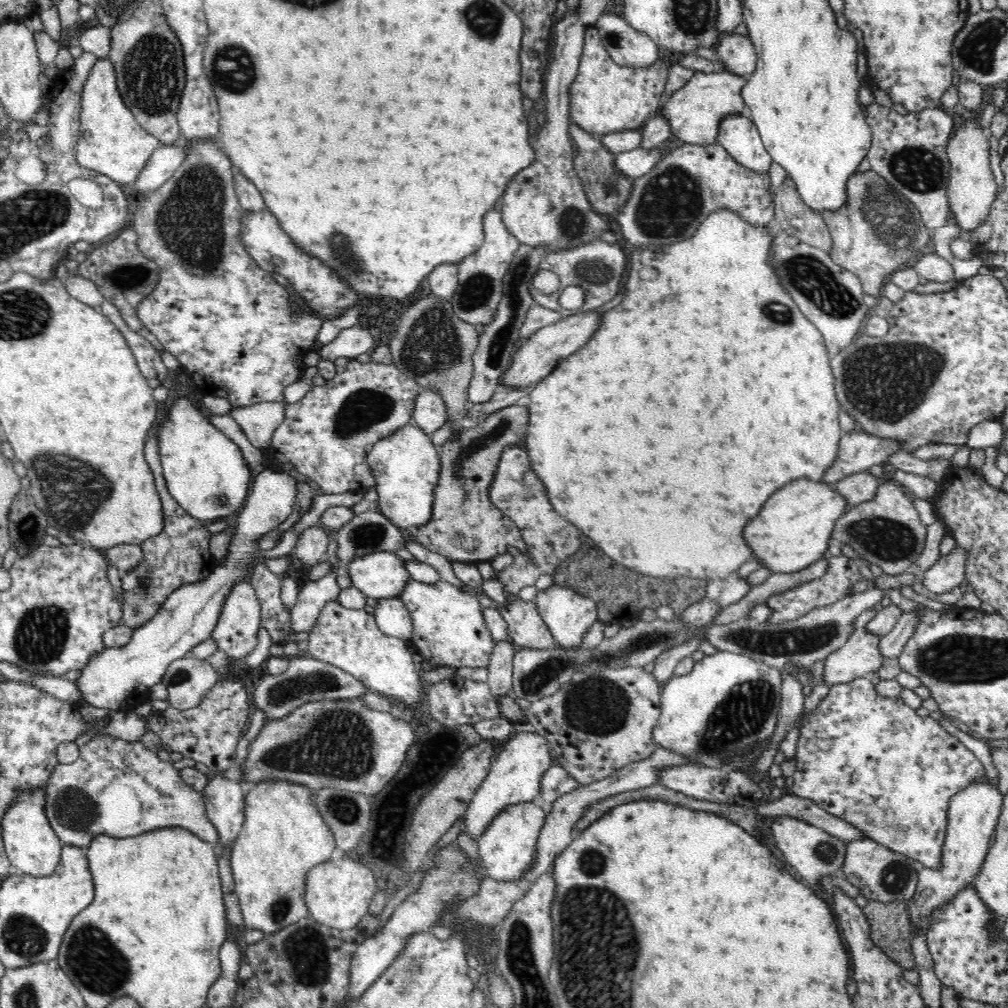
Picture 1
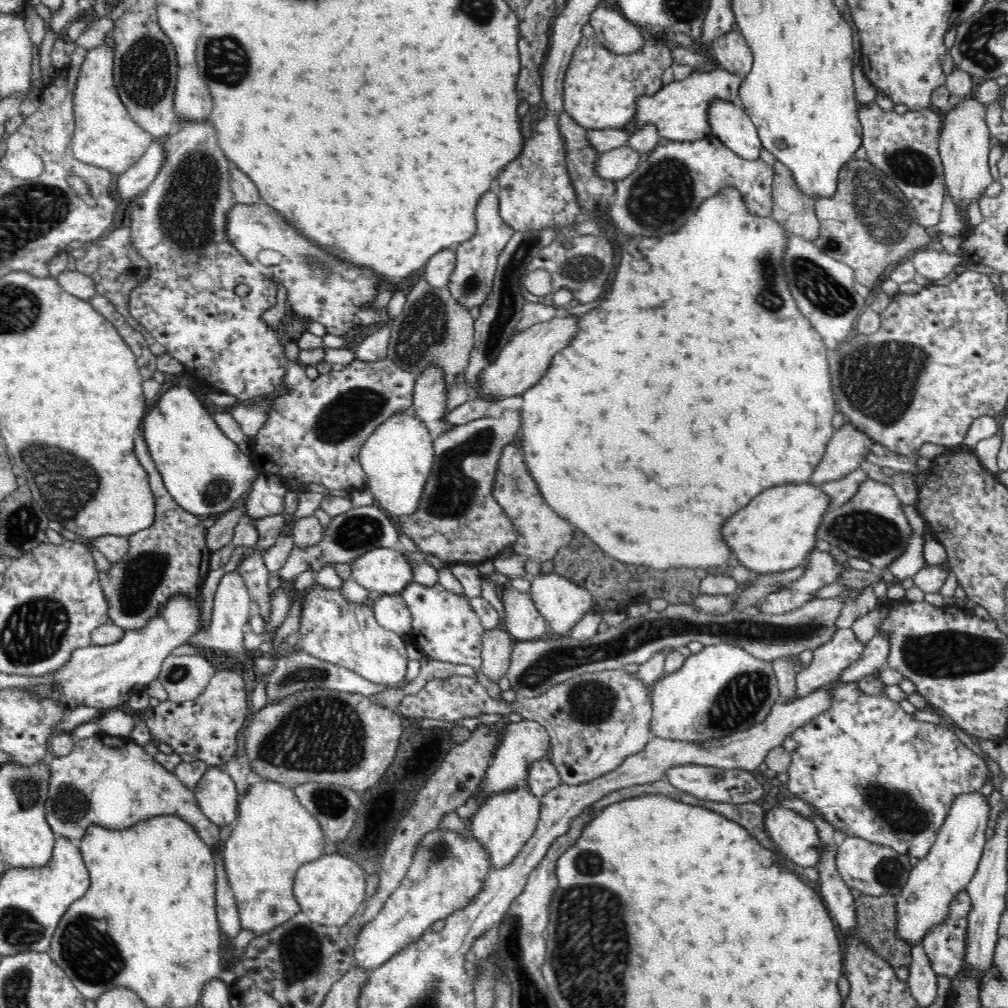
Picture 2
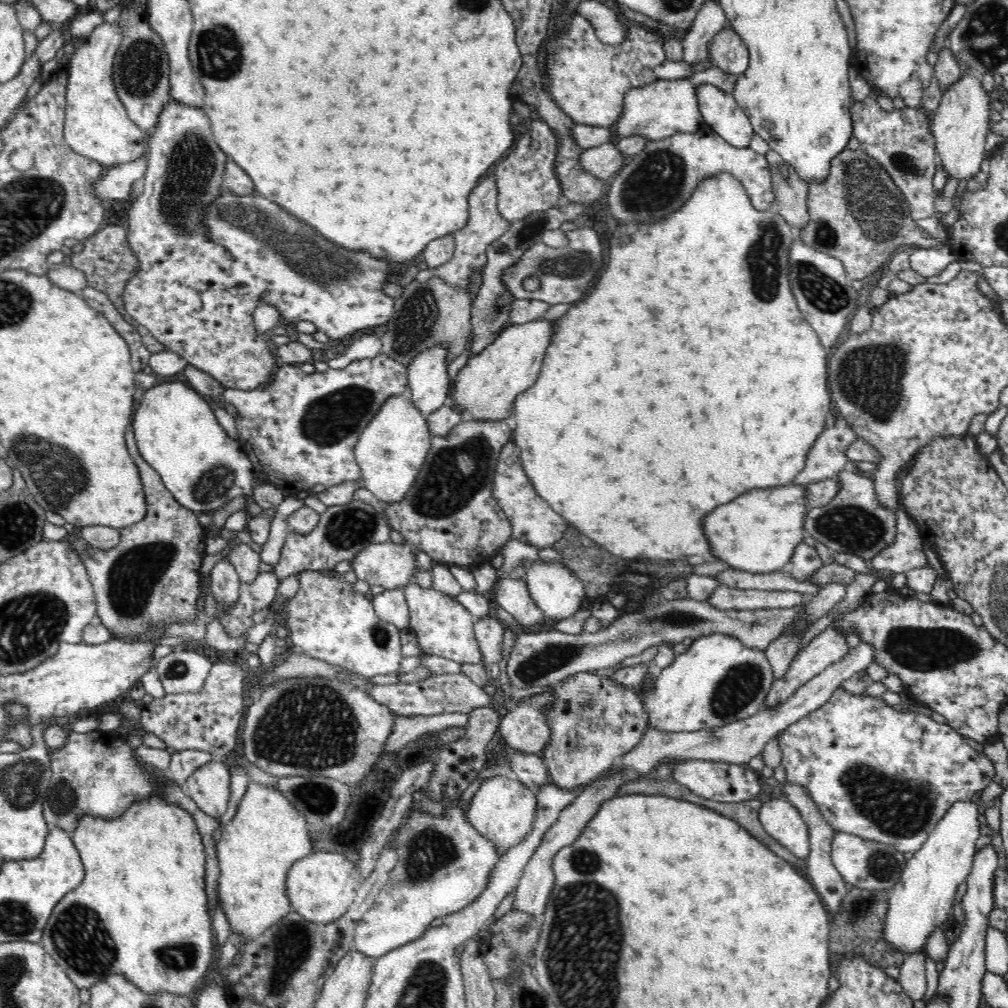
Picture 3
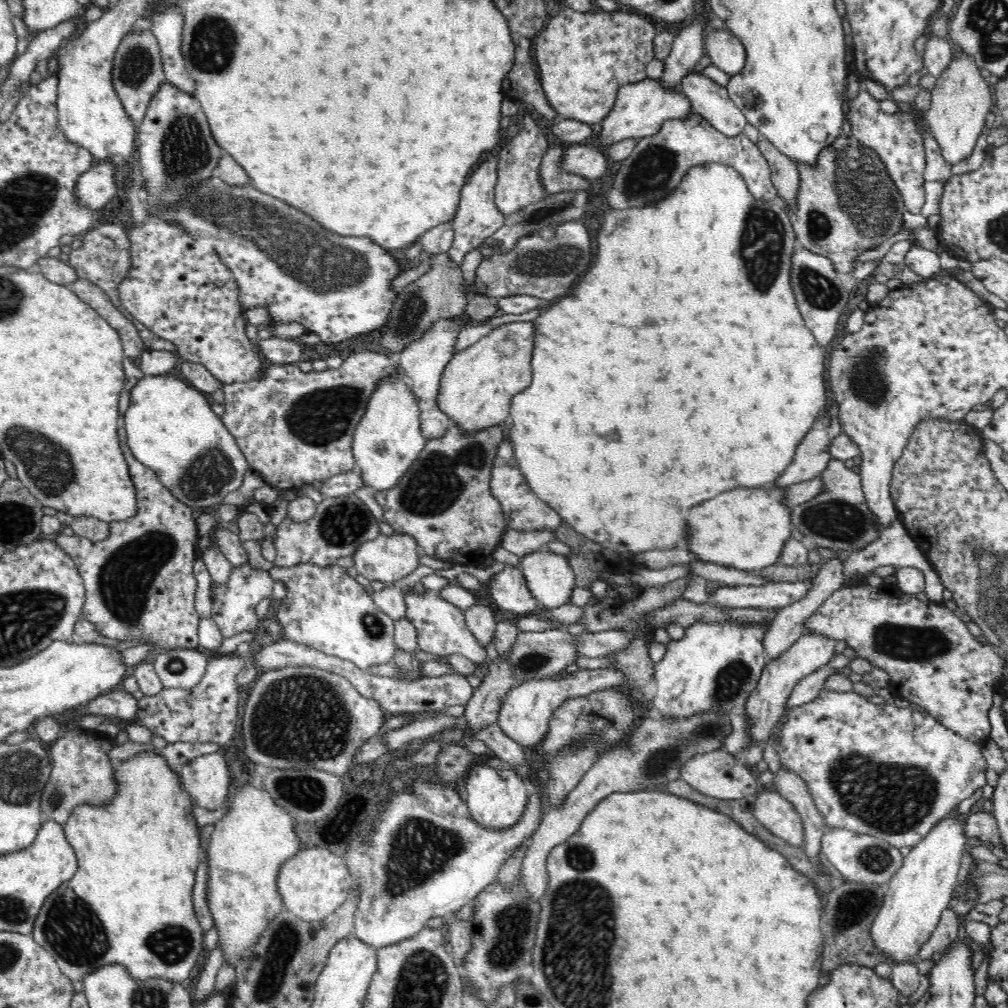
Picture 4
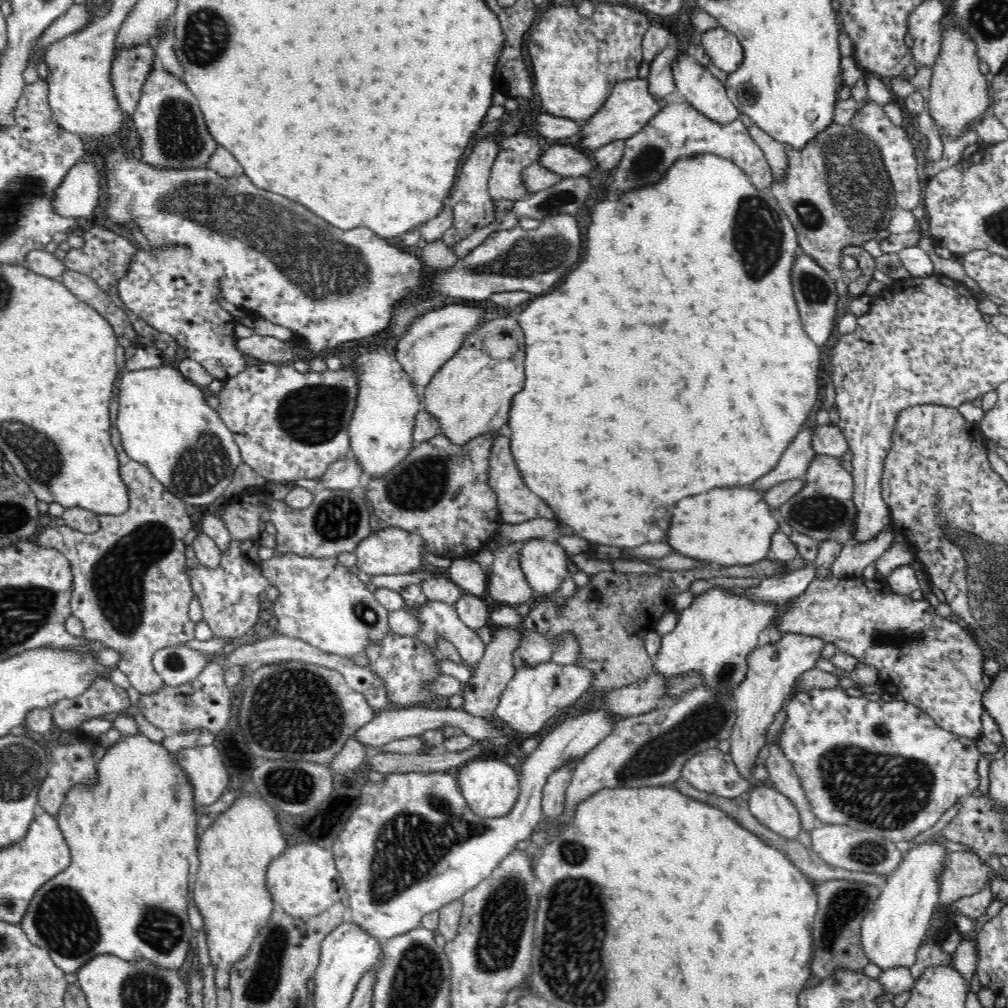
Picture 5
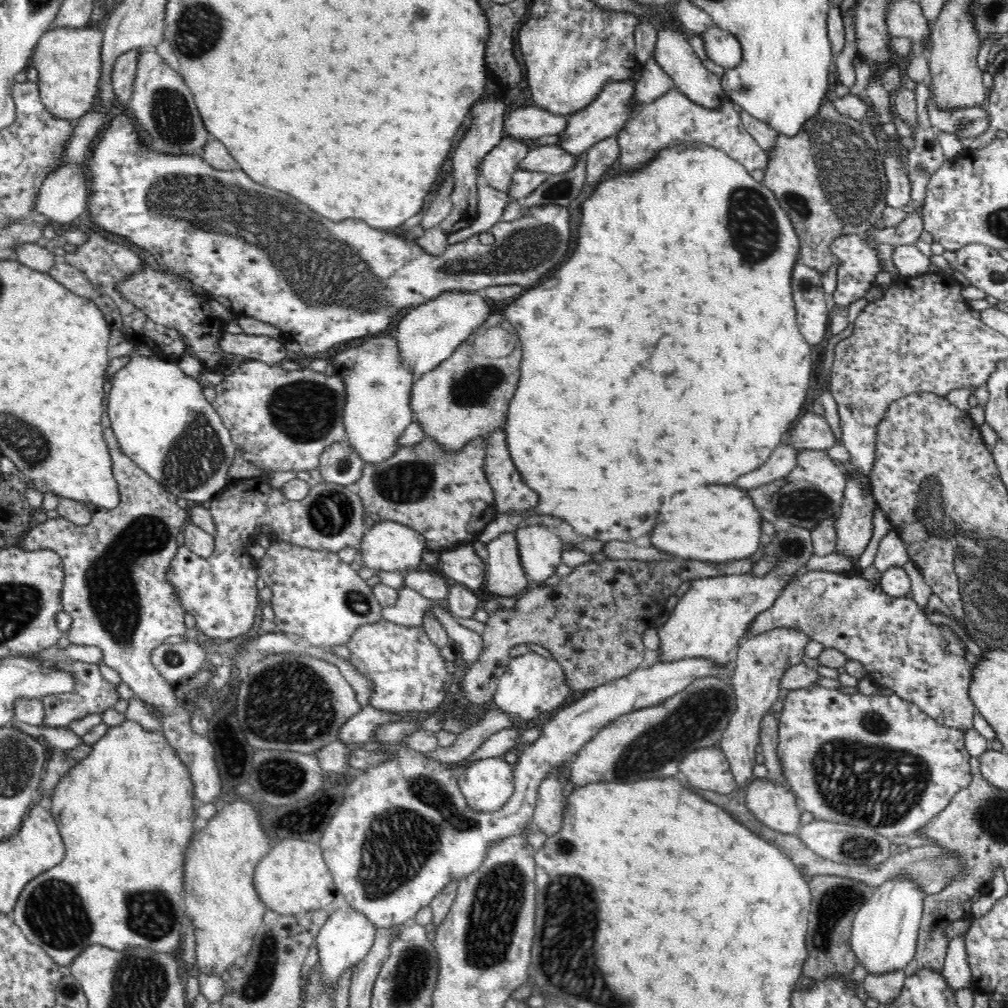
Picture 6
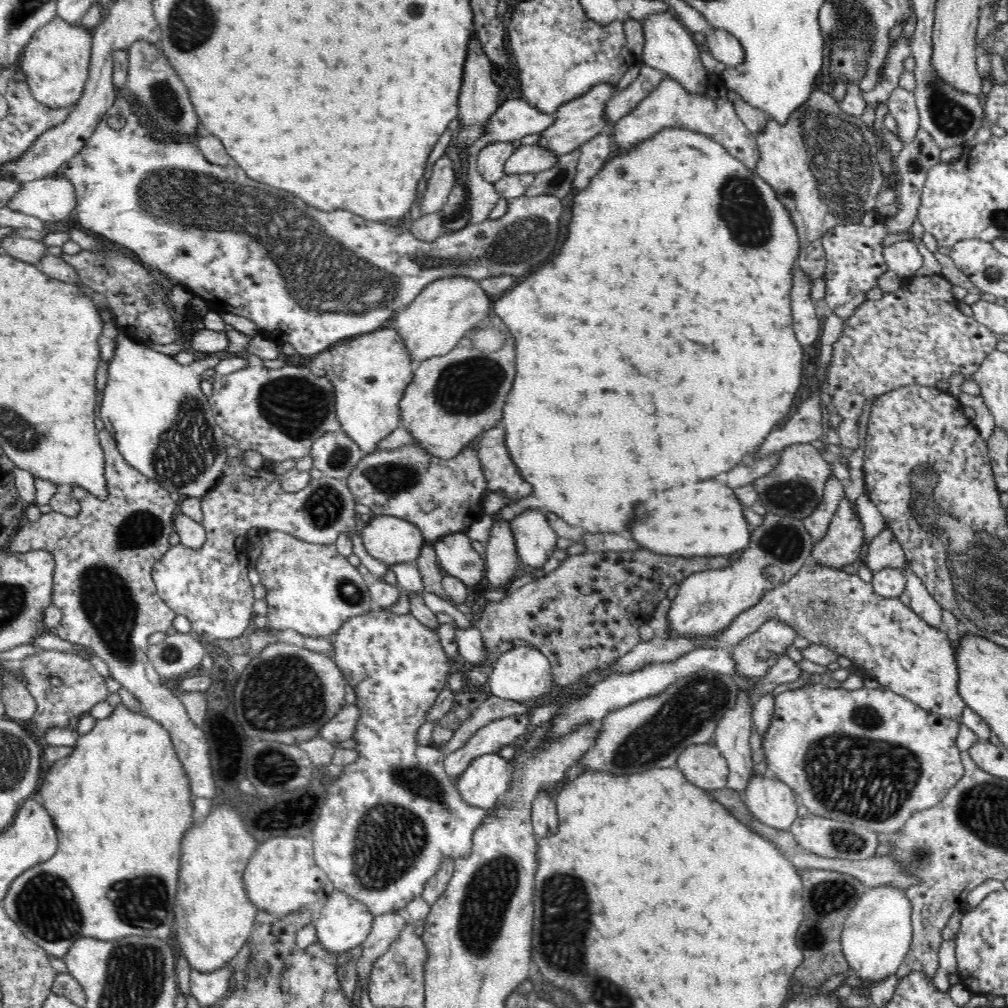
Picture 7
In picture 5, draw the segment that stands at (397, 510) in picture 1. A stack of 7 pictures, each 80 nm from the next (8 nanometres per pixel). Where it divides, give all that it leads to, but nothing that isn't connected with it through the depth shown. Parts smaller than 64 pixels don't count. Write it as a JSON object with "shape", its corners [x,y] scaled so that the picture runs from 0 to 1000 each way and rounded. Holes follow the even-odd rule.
{"shape":[[[379,343],[357,351],[353,355],[357,369],[357,384],[353,389],[351,409],[346,423],[347,449],[368,473],[379,474],[397,455],[411,444],[411,414],[415,411],[414,383],[393,359],[392,351],[383,349]]]}

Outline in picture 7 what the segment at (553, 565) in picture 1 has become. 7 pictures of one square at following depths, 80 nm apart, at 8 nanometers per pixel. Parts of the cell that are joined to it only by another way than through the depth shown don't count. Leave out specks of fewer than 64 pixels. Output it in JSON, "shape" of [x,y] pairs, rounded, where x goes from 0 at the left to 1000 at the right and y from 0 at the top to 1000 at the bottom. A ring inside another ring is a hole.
{"shape":[[[497,422],[488,424],[476,432],[470,444],[485,486],[498,488],[506,495],[506,500],[515,500],[526,493],[529,488],[528,481],[521,477],[510,460]]]}

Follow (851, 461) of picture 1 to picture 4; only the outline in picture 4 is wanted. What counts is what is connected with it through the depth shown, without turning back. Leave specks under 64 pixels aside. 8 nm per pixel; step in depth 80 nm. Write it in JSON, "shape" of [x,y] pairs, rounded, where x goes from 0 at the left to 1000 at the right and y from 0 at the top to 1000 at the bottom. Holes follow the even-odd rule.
{"shape":[[[829,400],[819,407],[819,411],[825,417],[823,423],[810,419],[798,437],[790,442],[786,460],[780,462],[780,466],[770,474],[770,478],[765,479],[765,482],[776,484],[784,480],[808,476],[812,474],[812,470],[815,470],[815,466],[819,466],[823,454],[826,454],[821,442],[825,437],[837,431]]]}

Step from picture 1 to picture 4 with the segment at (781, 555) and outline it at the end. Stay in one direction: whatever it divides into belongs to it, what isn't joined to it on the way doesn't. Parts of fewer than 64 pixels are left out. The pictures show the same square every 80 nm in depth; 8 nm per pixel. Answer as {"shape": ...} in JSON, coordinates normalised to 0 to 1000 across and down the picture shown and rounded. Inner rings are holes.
{"shape":[[[772,482],[730,484],[702,496],[681,508],[687,538],[685,546],[694,556],[752,567],[772,558],[780,536],[786,532],[784,503],[777,500],[777,486]]]}

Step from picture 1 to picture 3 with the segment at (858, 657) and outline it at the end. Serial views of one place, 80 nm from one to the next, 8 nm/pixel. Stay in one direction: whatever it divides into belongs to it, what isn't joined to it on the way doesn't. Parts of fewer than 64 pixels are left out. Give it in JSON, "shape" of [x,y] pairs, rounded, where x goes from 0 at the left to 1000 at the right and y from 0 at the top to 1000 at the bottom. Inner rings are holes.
{"shape":[[[818,624],[813,631],[806,634],[796,647],[793,645],[790,647],[782,667],[776,673],[768,671],[766,683],[760,688],[758,700],[767,701],[782,694],[792,683],[796,683],[802,675],[812,671],[823,659],[837,653],[843,645],[839,633]]]}

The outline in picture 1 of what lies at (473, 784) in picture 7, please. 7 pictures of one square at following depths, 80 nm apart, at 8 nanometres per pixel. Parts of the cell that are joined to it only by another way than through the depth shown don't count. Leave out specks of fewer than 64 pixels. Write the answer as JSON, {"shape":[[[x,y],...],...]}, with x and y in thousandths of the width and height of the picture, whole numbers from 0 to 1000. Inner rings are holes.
{"shape":[[[515,795],[498,801],[479,821],[472,831],[474,844],[478,849],[482,866],[490,873],[500,876],[502,873],[516,871],[520,863],[526,859],[531,851],[532,832],[541,812],[542,802],[535,795]]]}

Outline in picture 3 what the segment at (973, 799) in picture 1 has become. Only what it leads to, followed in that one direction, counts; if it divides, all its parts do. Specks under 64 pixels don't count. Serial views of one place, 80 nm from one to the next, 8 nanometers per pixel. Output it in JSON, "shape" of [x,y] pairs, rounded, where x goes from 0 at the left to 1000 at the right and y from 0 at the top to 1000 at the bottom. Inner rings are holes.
{"shape":[[[964,794],[947,797],[927,819],[927,823],[923,825],[923,830],[908,845],[907,850],[900,854],[892,875],[881,884],[881,901],[874,916],[874,929],[879,937],[883,938],[883,940],[887,940],[888,944],[901,946],[915,942],[923,927],[930,922],[930,919],[937,916],[944,906],[950,879],[954,875],[959,875],[969,847],[968,835],[973,828],[970,825],[970,808],[972,808],[970,799]]]}

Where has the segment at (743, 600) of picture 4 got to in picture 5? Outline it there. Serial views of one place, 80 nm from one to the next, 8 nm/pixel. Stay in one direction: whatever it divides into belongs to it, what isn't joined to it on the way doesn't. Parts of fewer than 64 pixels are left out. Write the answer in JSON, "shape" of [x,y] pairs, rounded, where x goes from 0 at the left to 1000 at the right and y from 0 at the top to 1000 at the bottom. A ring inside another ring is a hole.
{"shape":[[[804,559],[796,564],[771,574],[760,572],[755,575],[756,579],[748,585],[748,590],[758,590],[758,592],[768,594],[768,599],[776,599],[780,594],[796,589],[801,578],[808,573],[810,566],[807,559]]]}

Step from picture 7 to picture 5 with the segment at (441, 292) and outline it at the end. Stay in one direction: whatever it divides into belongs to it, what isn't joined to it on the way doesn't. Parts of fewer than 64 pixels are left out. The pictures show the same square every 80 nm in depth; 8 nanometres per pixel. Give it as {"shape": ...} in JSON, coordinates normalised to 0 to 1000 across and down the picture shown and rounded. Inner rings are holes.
{"shape":[[[452,298],[424,307],[409,317],[404,327],[395,335],[392,353],[412,383],[423,383],[427,375],[450,354],[457,341],[476,322],[480,309],[476,299]]]}

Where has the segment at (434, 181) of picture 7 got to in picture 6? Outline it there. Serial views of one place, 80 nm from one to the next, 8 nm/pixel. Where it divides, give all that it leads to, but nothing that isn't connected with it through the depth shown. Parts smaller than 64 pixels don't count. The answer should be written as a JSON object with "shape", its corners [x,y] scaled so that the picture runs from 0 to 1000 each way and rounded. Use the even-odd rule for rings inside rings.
{"shape":[[[448,172],[438,173],[438,177],[433,183],[433,188],[429,193],[429,198],[425,206],[421,209],[418,218],[420,228],[429,224],[438,224],[438,218],[444,214],[446,208],[446,191],[450,185]]]}

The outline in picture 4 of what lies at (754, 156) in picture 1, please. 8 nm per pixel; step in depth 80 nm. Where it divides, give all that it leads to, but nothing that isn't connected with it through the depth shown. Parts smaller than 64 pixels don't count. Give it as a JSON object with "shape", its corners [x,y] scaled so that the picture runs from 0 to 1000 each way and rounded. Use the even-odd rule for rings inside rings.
{"shape":[[[688,68],[677,75],[674,86],[688,109],[712,131],[720,135],[732,135],[738,131],[741,117],[727,102],[720,86]]]}

